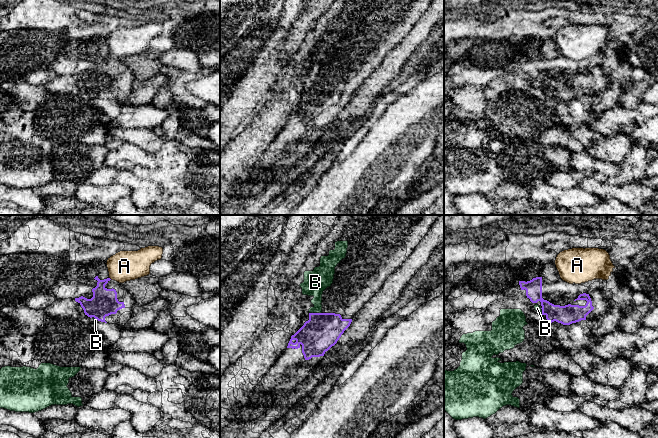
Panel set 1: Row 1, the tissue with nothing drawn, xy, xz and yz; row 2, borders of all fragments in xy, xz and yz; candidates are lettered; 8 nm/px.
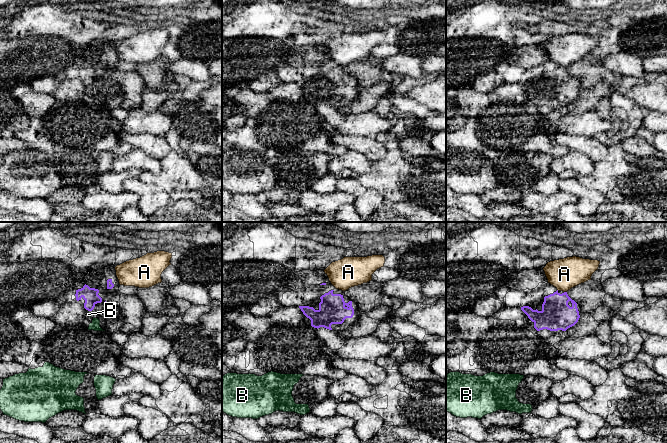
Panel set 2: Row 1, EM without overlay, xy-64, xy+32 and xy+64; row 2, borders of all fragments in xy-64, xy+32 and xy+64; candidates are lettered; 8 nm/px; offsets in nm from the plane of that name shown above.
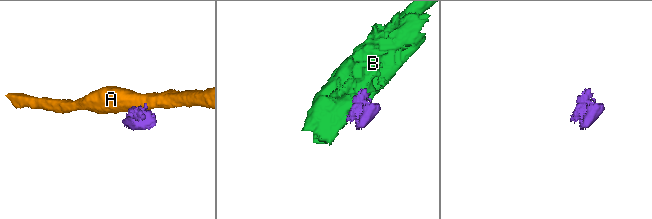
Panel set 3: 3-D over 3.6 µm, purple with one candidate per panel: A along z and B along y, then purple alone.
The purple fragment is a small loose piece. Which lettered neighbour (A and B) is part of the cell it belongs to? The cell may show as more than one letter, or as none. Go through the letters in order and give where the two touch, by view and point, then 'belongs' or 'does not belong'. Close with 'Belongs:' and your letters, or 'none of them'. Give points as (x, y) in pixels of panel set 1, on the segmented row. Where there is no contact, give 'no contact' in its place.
A: no contact | does not belong
B: xz (315, 313) | does not belong
Belongs: none of them

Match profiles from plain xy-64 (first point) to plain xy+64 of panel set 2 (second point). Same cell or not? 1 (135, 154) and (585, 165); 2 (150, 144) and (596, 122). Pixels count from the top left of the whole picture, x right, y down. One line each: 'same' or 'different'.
1: same
2: different

